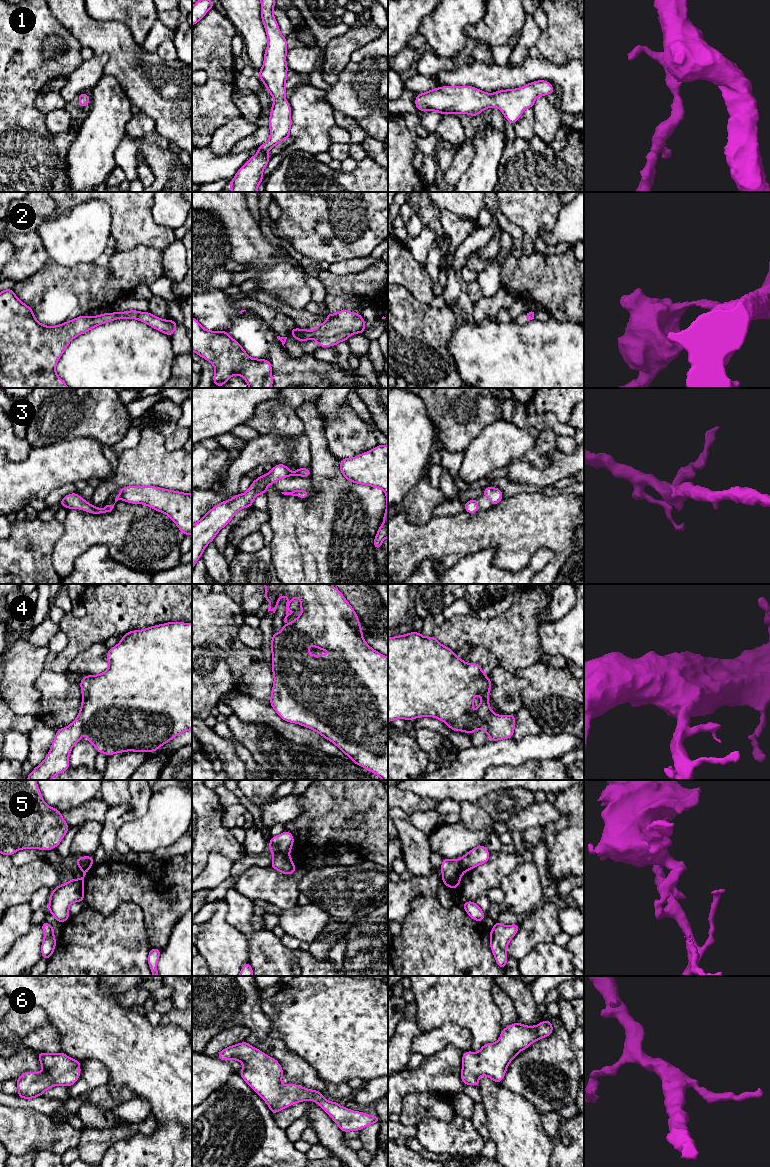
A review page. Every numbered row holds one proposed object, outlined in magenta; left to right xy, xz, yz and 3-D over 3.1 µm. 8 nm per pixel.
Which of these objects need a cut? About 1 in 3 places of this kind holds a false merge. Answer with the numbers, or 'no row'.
5

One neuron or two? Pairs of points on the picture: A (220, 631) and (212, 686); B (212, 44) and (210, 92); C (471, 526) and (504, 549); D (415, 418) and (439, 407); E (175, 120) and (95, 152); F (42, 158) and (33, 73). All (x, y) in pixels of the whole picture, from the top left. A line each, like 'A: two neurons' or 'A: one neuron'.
A: two neurons
B: one neuron
C: one neuron
D: two neurons
E: two neurons
F: one neuron

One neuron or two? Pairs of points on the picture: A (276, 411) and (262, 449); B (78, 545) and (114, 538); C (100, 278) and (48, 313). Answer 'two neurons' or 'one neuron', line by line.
A: two neurons
B: one neuron
C: one neuron

